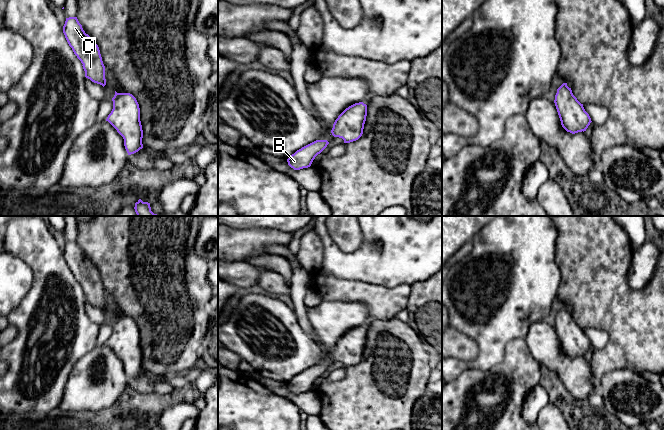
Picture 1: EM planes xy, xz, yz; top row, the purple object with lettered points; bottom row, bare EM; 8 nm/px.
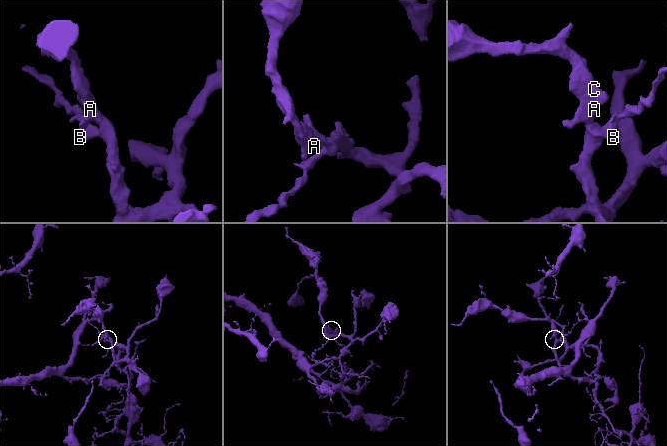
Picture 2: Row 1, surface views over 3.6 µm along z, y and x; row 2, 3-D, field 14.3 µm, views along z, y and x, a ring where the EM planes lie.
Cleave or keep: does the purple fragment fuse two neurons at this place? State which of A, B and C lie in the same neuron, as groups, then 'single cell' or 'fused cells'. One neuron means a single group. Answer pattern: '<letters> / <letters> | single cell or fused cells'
A B / C | fused cells

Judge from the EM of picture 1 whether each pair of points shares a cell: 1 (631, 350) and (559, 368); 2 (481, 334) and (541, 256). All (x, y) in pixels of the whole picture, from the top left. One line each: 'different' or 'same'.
1: different
2: same

